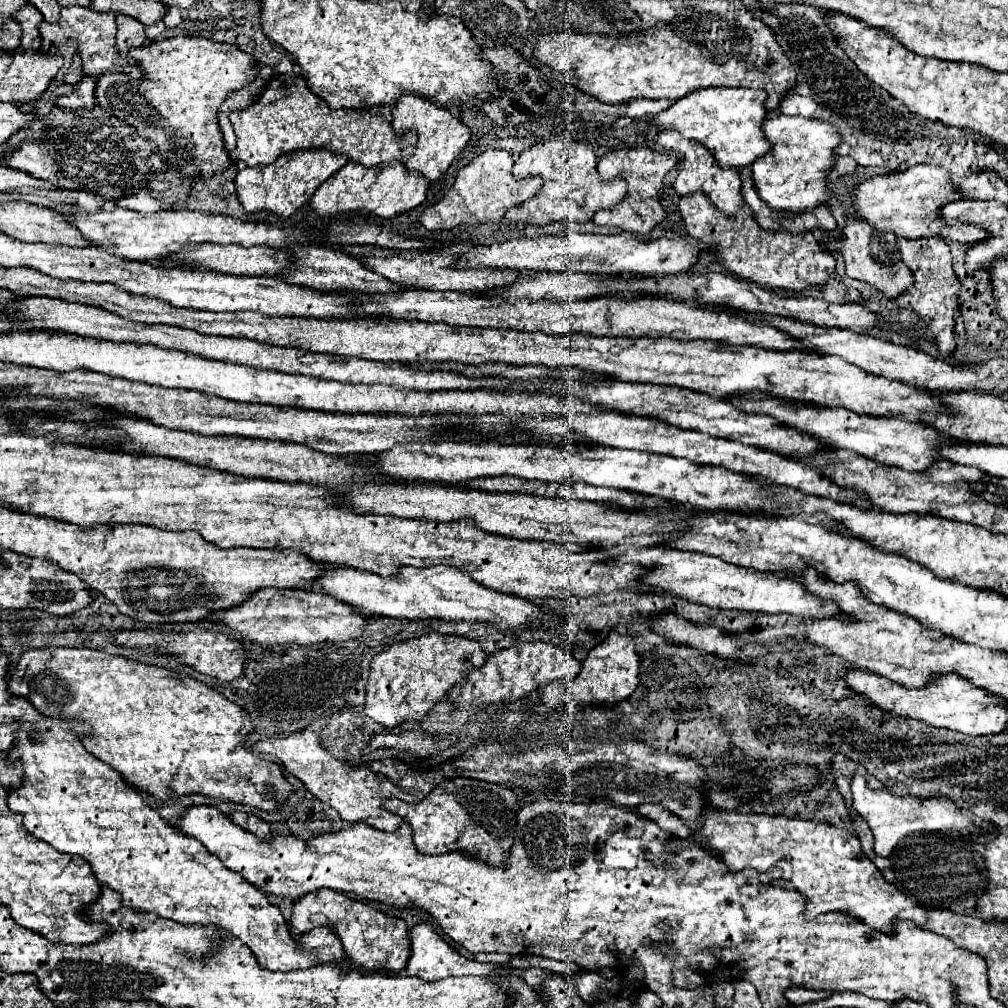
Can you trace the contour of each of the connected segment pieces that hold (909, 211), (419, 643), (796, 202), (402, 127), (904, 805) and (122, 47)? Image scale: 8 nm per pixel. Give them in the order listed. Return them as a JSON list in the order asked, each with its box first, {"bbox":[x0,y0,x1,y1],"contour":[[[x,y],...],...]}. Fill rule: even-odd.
[{"bbox":[854,164,960,238],"contour":[[[916,164],[906,172],[874,176],[854,190],[854,212],[866,218],[870,226],[882,232],[894,232],[902,238],[930,238],[942,228],[942,206],[960,200],[960,190],[950,182],[950,174],[944,168]]]},{"bbox":[364,634,486,728],"contour":[[[426,634],[410,642],[398,642],[372,658],[364,714],[384,728],[396,728],[404,722],[420,722],[436,702],[466,678],[470,670],[484,662],[486,652],[470,638]]]},{"bbox":[752,116,842,214],"contour":[[[774,116],[764,122],[764,134],[774,144],[772,150],[758,158],[752,168],[754,184],[764,202],[776,210],[800,214],[830,200],[828,172],[834,166],[834,150],[842,144],[842,136],[830,122],[804,116]]]},{"bbox":[392,94,470,182],"contour":[[[402,94],[398,102],[392,106],[392,126],[398,134],[406,130],[416,130],[418,134],[418,144],[414,154],[406,160],[406,168],[424,174],[430,182],[438,180],[450,166],[450,162],[462,152],[466,142],[470,140],[470,128],[456,118],[448,108],[438,108],[430,100],[424,100],[420,96],[412,94]]]},{"bbox":[852,776,978,856],"contour":[[[854,776],[852,780],[852,808],[870,824],[870,830],[874,834],[874,852],[878,856],[888,856],[892,852],[892,848],[896,846],[896,842],[900,842],[904,836],[918,832],[918,830],[956,830],[962,834],[968,832],[976,832],[978,828],[956,808],[956,804],[948,798],[928,798],[928,800],[920,800],[920,798],[912,798],[912,796],[894,796],[888,792],[878,792],[878,790],[870,790],[866,786],[866,780],[862,776]]]},{"bbox":[116,14,146,64],"contour":[[[116,14],[116,24],[118,24],[118,32],[116,32],[116,44],[118,44],[118,54],[126,56],[128,64],[134,64],[134,60],[128,56],[128,50],[132,46],[142,46],[146,42],[146,34],[144,34],[144,26],[124,14]]]}]

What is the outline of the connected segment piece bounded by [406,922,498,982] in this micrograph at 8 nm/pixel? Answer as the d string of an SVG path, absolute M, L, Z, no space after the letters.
M426 922L414 926L410 940L412 940L410 960L406 964L408 976L418 976L426 982L434 982L434 980L442 980L446 976L472 976L472 974L490 976L490 974L494 974L494 970L498 970L498 964L480 964L476 960L468 960L468 958L460 956L450 944L446 944L438 934L434 934L434 928Z

